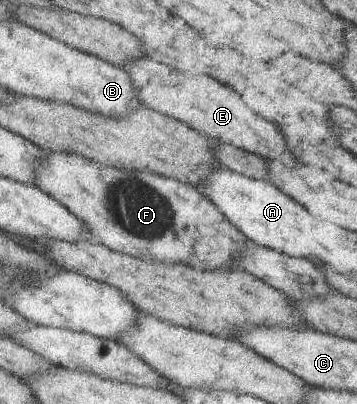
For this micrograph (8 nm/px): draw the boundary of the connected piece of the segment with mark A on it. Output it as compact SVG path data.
M221 167L208 177L205 189L201 191L253 243L276 249L279 253L286 253L291 257L307 258L312 262L315 259L315 239L307 235L301 237L297 223L325 223L326 220L311 215L303 205L299 205L295 199L285 195L272 183L257 181L230 168Z

